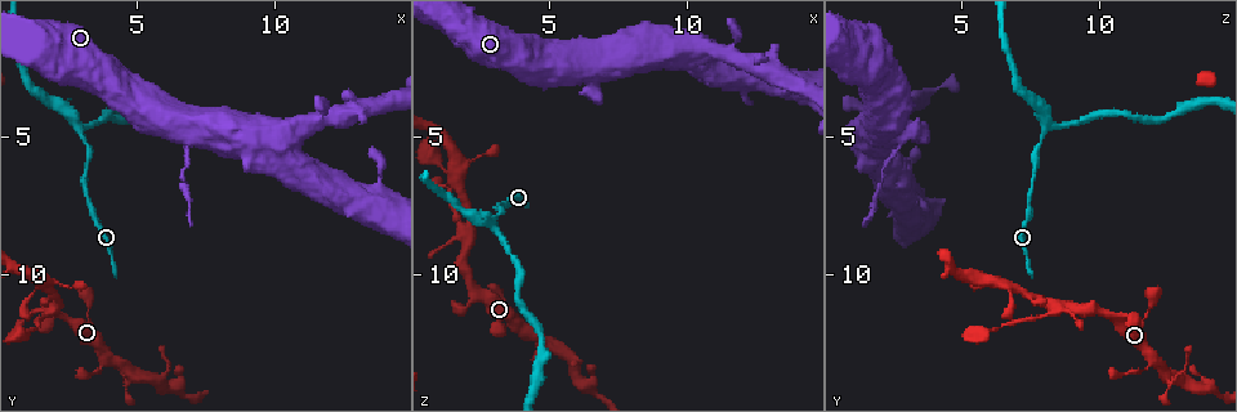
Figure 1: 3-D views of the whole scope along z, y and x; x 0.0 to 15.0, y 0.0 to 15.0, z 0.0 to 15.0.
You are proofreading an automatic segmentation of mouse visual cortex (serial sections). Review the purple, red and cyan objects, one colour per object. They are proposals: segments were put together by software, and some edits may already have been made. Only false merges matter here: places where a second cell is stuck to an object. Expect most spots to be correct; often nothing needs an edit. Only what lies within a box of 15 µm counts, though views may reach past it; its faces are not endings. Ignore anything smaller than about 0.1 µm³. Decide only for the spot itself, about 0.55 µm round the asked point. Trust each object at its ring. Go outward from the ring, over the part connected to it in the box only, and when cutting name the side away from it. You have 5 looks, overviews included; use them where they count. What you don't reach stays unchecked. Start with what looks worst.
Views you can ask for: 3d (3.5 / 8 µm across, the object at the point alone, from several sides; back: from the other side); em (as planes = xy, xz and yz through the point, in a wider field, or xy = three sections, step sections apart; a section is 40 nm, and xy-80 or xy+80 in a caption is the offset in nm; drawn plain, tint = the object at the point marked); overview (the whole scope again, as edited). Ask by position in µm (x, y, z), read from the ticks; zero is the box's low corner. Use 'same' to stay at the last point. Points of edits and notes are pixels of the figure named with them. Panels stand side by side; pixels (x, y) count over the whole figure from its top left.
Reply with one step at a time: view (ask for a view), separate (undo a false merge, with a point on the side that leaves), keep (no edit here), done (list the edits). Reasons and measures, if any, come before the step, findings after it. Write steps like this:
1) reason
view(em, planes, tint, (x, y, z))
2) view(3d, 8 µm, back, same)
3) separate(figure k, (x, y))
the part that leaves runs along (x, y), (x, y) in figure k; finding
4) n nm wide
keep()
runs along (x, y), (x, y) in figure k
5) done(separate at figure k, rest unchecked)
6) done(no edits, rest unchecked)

abrupt turn
view(3d, 3.5 µm, (2.9, 4.7, 8.1))

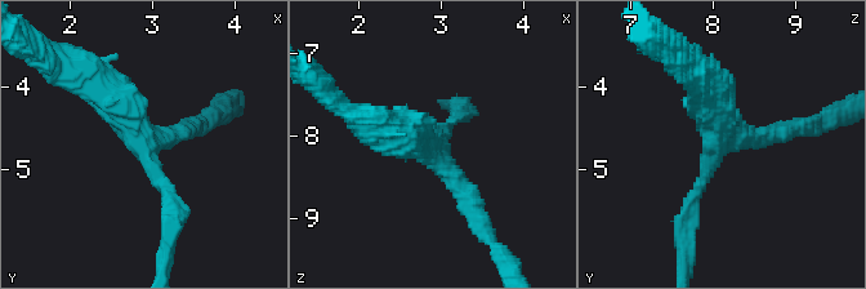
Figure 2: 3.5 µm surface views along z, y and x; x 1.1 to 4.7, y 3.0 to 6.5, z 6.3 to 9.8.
shape alone is not enough
view(em, planes, tint, (2.90, 4.75, 8.05))

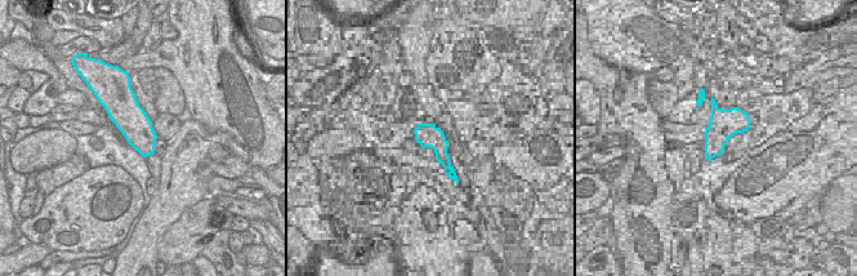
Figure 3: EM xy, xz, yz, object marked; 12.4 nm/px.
arms of 200, 250, 500 nm
keep()
continuous, no second cell

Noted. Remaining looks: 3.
arms part here
view(3d, 3.5 µm, back, (2.2, 11.2, 8.4))

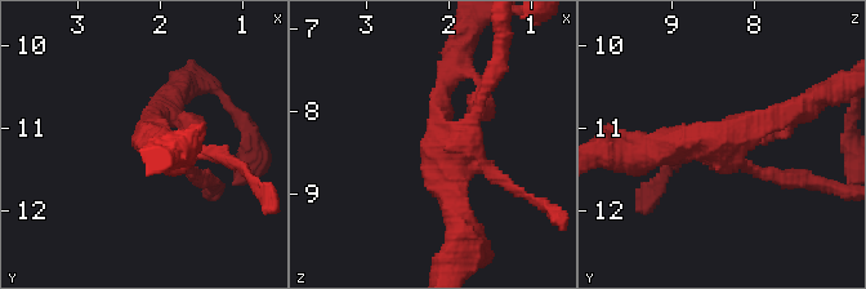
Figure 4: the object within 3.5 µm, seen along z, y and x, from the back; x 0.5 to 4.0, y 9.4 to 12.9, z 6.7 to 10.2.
view(em, xy, step 1, tint, (2.10, 11.15, 8.45))

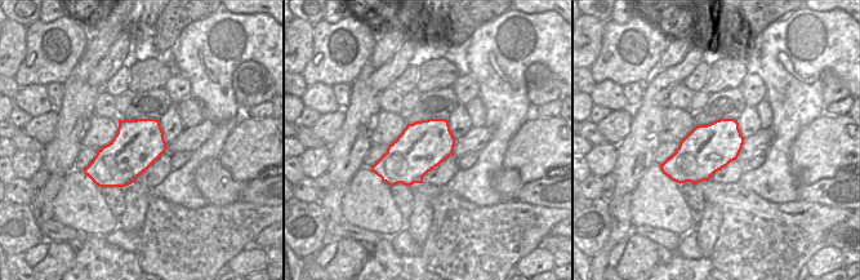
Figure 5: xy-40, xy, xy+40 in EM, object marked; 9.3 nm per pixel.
keep()
runs along (641, 156), (710, 145), (795, 109) in figure 4; all the same cell

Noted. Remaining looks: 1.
done(no edits, rest unchecked)

